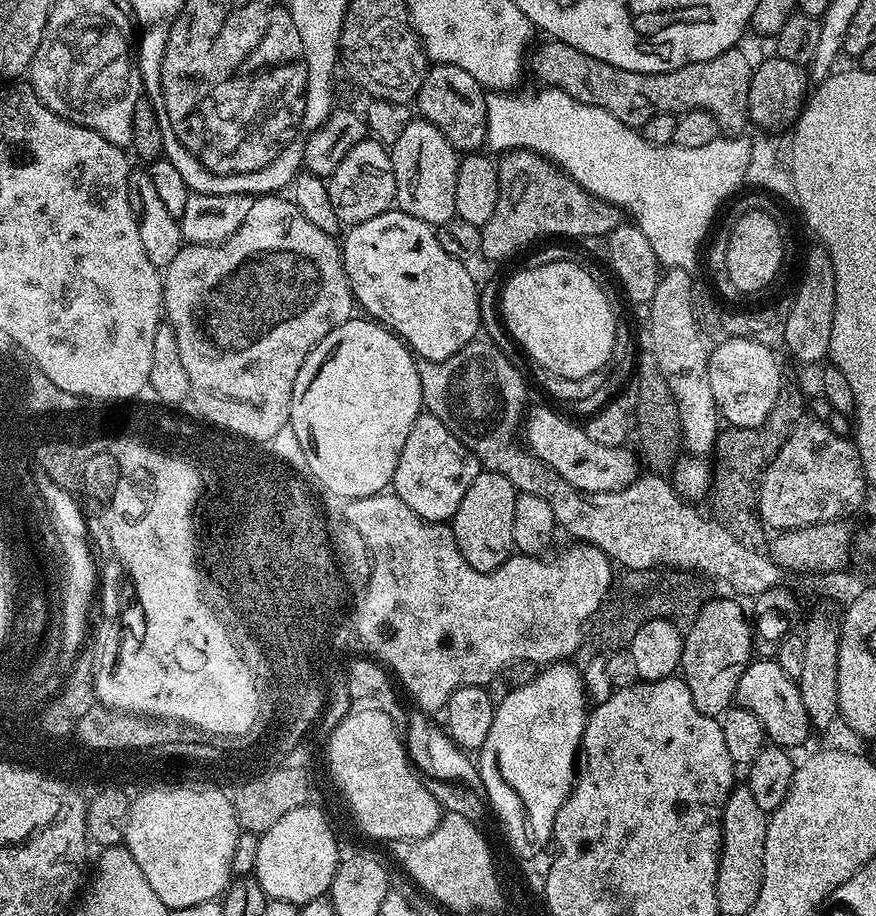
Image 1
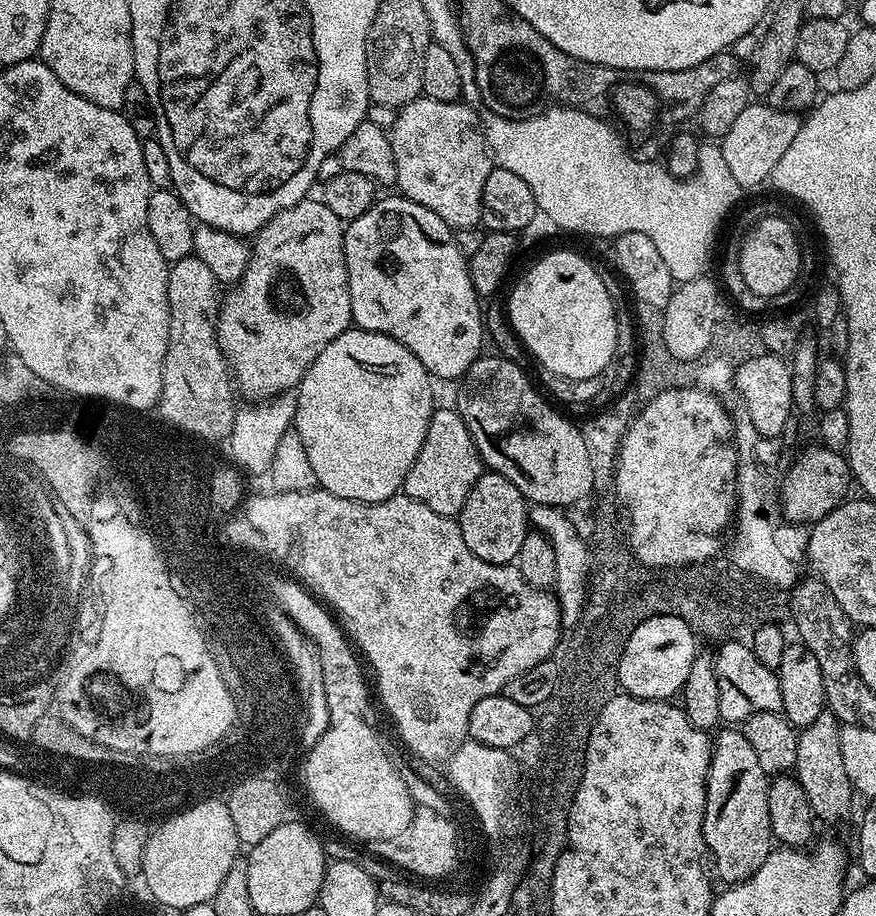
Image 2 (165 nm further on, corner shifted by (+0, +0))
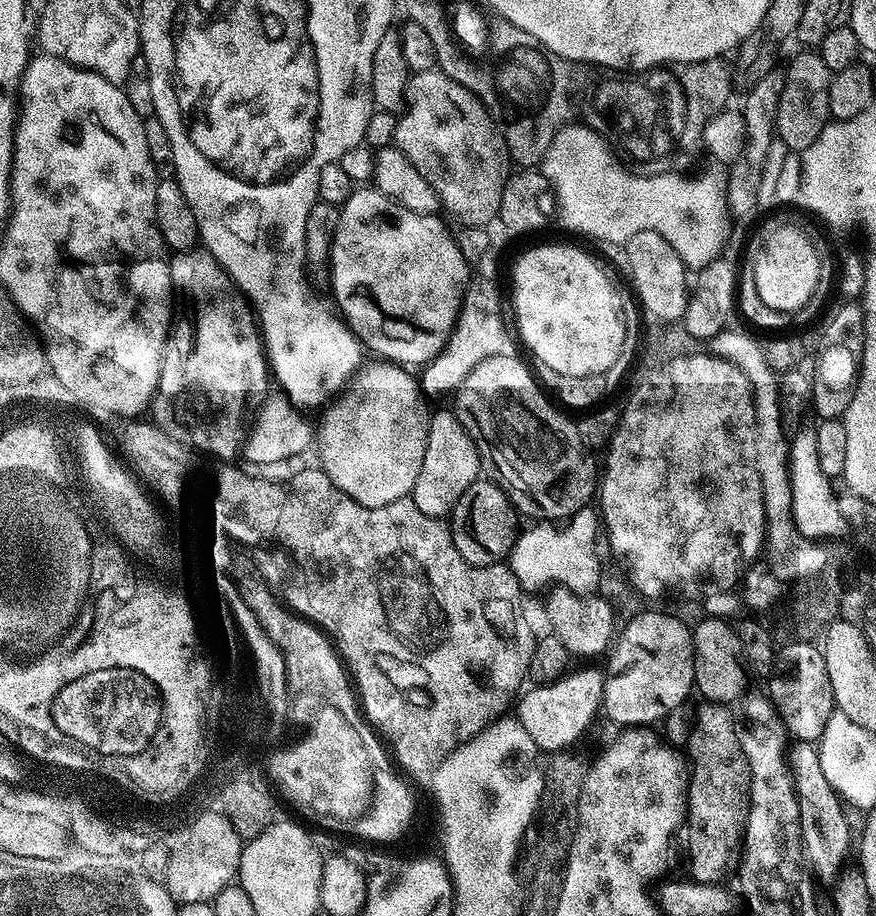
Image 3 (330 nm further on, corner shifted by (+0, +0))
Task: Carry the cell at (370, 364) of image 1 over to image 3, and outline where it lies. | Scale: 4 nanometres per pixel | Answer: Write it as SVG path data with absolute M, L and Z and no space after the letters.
M391 362L375 363L365 363L351 377L347 387L323 409L320 428L318 424L320 467L338 490L350 494L354 502L371 508L411 497L414 482L418 482L418 470L422 470L422 458L426 458L429 417L420 401L422 389L417 377L411 376L407 367Z

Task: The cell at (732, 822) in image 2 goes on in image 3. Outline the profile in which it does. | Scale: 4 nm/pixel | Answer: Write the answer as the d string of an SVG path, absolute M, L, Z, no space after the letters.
M704 702L686 745L690 765L688 778L688 868L697 884L718 884L733 875L742 857L744 831L748 822L750 770L736 733L736 717L731 707Z

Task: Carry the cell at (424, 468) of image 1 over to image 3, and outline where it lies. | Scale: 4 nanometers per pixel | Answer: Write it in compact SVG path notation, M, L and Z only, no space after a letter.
M455 411L432 412L428 417L426 458L422 458L422 470L418 470L418 482L414 482L410 499L422 514L444 518L452 507L466 494L466 490L481 479L480 455L462 422L458 422Z

